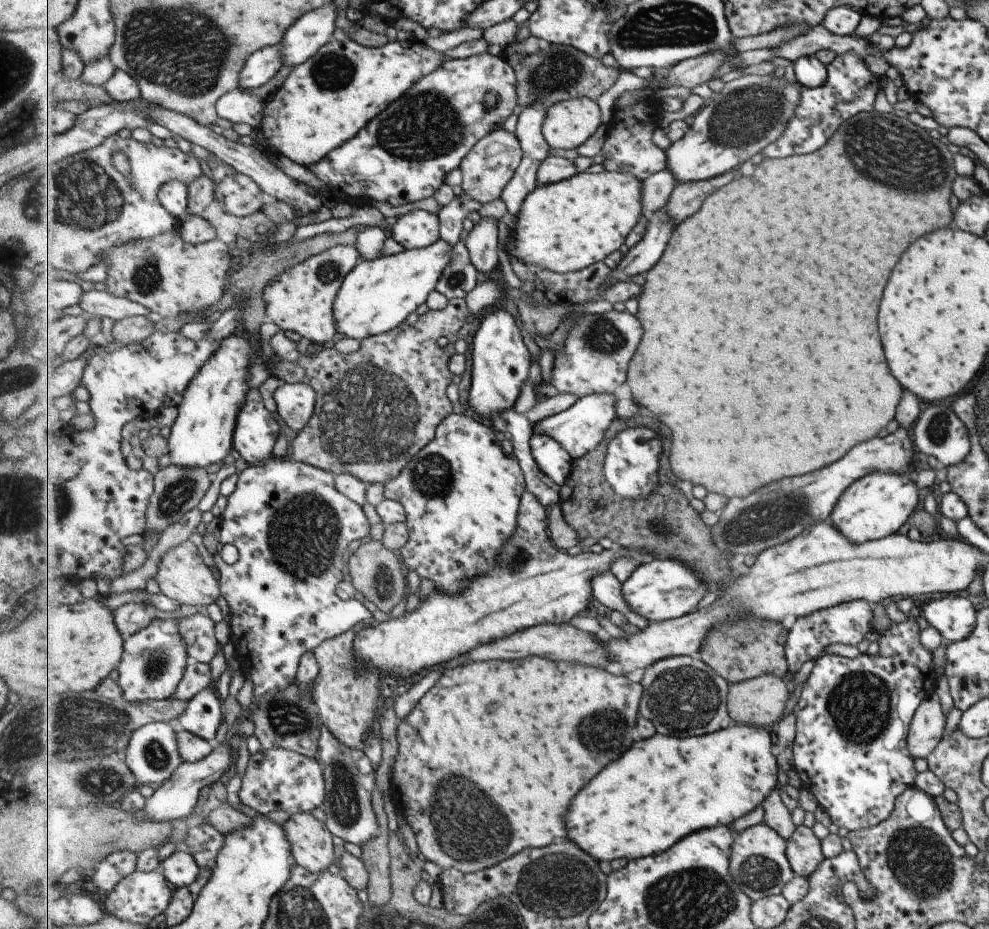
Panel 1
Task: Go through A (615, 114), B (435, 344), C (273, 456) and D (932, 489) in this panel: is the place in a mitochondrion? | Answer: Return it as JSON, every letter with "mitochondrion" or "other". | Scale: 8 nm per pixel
{"A":"other","B":"other","C":"other","D":"other"}

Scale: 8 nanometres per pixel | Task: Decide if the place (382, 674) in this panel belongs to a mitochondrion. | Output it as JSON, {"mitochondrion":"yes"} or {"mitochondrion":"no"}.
{"mitochondrion":"no"}

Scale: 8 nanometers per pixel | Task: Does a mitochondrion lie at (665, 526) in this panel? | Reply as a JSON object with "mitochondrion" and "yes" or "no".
{"mitochondrion":"yes"}

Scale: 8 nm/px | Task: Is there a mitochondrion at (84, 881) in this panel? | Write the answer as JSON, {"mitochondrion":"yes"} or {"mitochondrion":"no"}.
{"mitochondrion":"no"}

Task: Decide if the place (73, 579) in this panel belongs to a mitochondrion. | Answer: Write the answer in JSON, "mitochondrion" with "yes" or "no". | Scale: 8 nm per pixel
{"mitochondrion":"no"}

